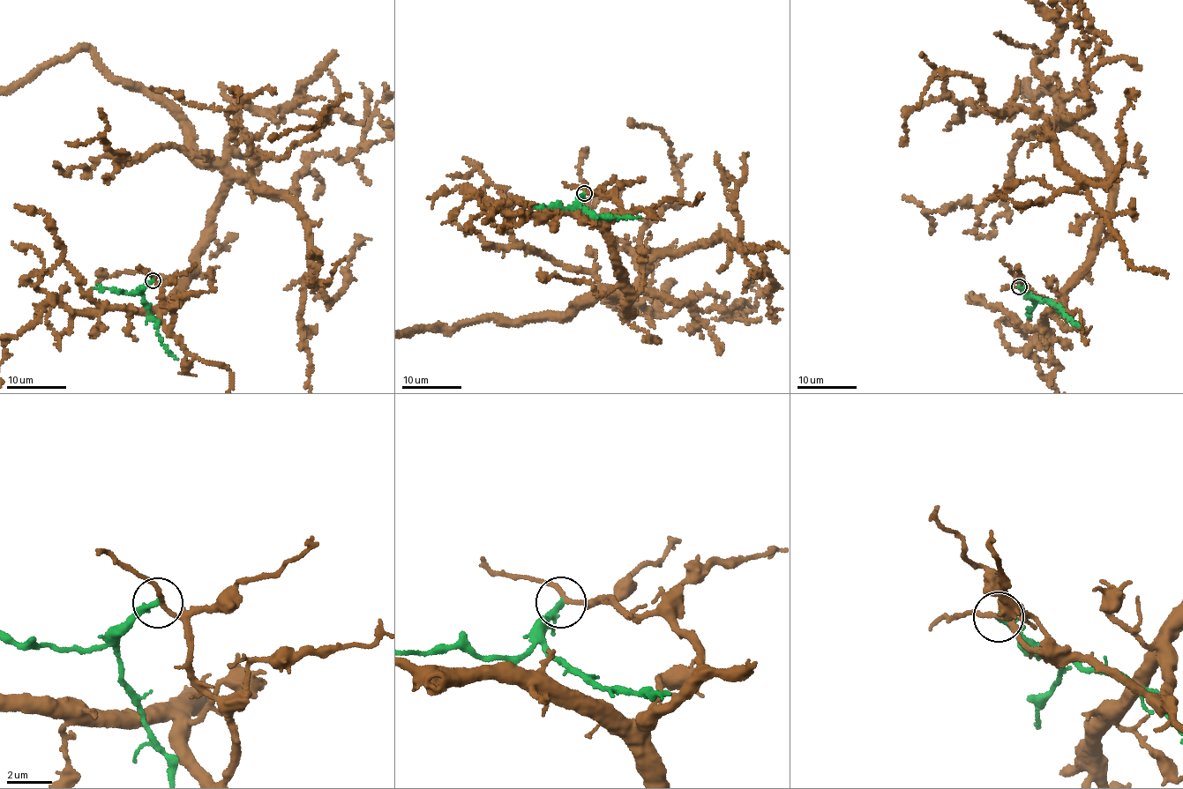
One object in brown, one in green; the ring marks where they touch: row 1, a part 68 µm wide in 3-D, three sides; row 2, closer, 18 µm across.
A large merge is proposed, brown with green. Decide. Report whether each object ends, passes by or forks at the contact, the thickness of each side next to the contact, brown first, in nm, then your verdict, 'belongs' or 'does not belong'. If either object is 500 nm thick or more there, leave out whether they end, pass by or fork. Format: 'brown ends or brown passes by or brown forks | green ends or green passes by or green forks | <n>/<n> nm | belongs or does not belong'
brown passes by | green ends | 190/300 nm | does not belong

